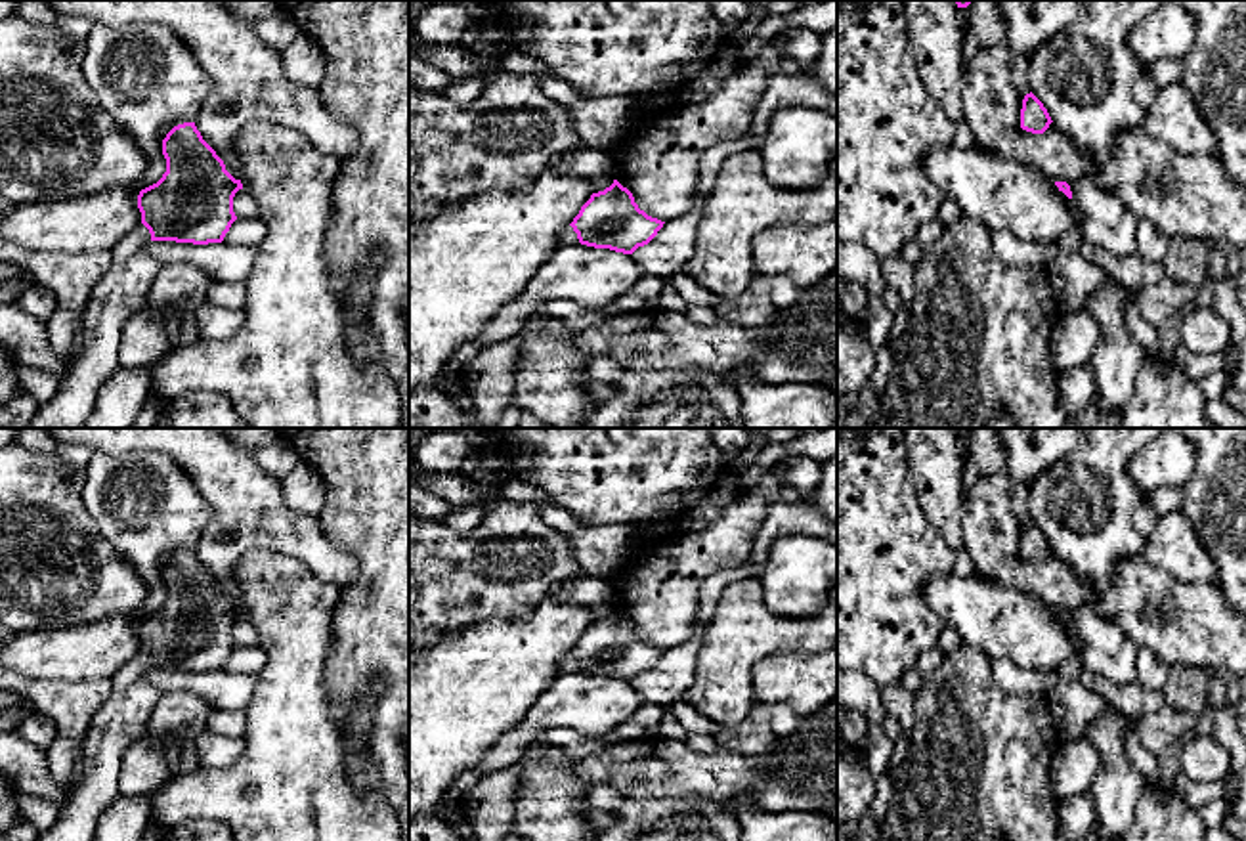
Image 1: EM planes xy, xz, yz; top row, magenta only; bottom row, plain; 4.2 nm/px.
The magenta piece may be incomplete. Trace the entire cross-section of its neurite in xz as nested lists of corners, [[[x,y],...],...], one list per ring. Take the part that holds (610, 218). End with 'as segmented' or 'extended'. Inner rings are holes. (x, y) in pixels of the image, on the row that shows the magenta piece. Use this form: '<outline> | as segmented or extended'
[[[617,180],[604,191],[592,193],[573,222],[560,233],[560,245],[587,245],[633,254],[648,245],[665,222],[648,216],[633,193]]] | extended

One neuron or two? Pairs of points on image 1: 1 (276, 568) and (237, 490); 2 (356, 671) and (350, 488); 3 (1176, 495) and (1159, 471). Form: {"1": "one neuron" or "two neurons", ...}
{"1": "two neurons", "2": "one neuron", "3": "two neurons"}

